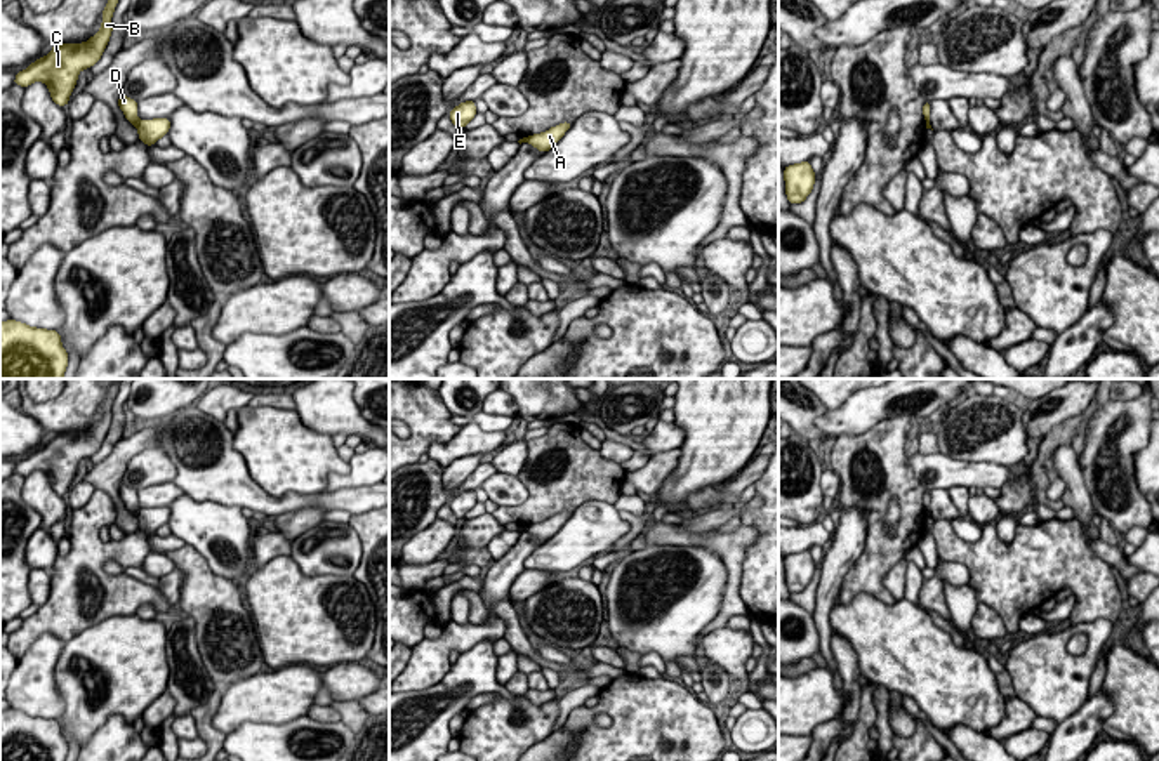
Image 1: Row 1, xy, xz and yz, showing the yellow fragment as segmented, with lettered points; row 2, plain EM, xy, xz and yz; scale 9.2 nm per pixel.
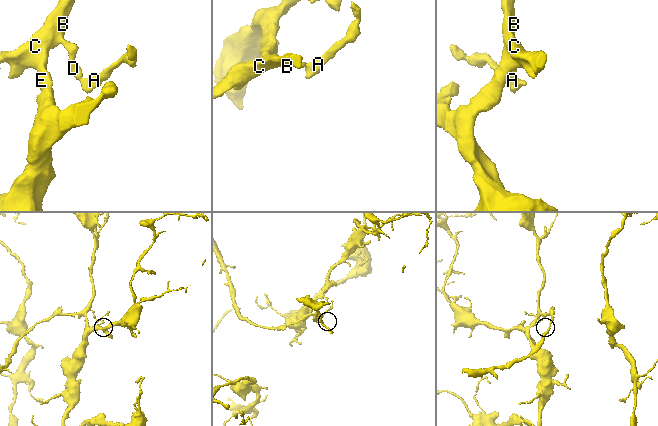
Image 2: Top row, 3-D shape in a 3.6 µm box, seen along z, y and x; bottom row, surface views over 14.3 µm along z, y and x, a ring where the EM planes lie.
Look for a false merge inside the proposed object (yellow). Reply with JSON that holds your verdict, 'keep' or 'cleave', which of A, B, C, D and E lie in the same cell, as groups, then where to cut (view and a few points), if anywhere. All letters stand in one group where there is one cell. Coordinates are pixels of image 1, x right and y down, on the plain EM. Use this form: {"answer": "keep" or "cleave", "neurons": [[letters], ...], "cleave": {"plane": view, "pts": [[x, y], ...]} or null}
{"answer": "cleave", "neurons": [["A"], ["B", "C", "D", "E"]], "cleave": {"plane": "xy", "pts": [[138, 509], [134, 513]]}}

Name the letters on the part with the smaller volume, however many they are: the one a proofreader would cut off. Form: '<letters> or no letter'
A

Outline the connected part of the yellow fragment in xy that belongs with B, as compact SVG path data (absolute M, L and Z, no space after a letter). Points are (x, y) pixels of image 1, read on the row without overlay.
M113 379L103 400L101 419L83 433L52 434L52 441L31 452L19 460L14 474L28 476L33 471L43 471L49 476L50 486L57 495L66 495L76 474L78 462L92 457L103 445L113 415L111 407L118 393L122 379Z

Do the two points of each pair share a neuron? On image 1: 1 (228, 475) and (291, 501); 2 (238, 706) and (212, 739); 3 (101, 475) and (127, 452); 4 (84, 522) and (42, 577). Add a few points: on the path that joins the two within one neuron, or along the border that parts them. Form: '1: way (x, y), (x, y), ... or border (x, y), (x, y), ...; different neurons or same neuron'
1: way (244, 490), (258, 501), (275, 504); same neuron
2: border (223, 690), (212, 725), (226, 734); different neurons
3: way (108, 469), (120, 457); same neuron
4: border (49, 570), (49, 598), (40, 607); different neurons

